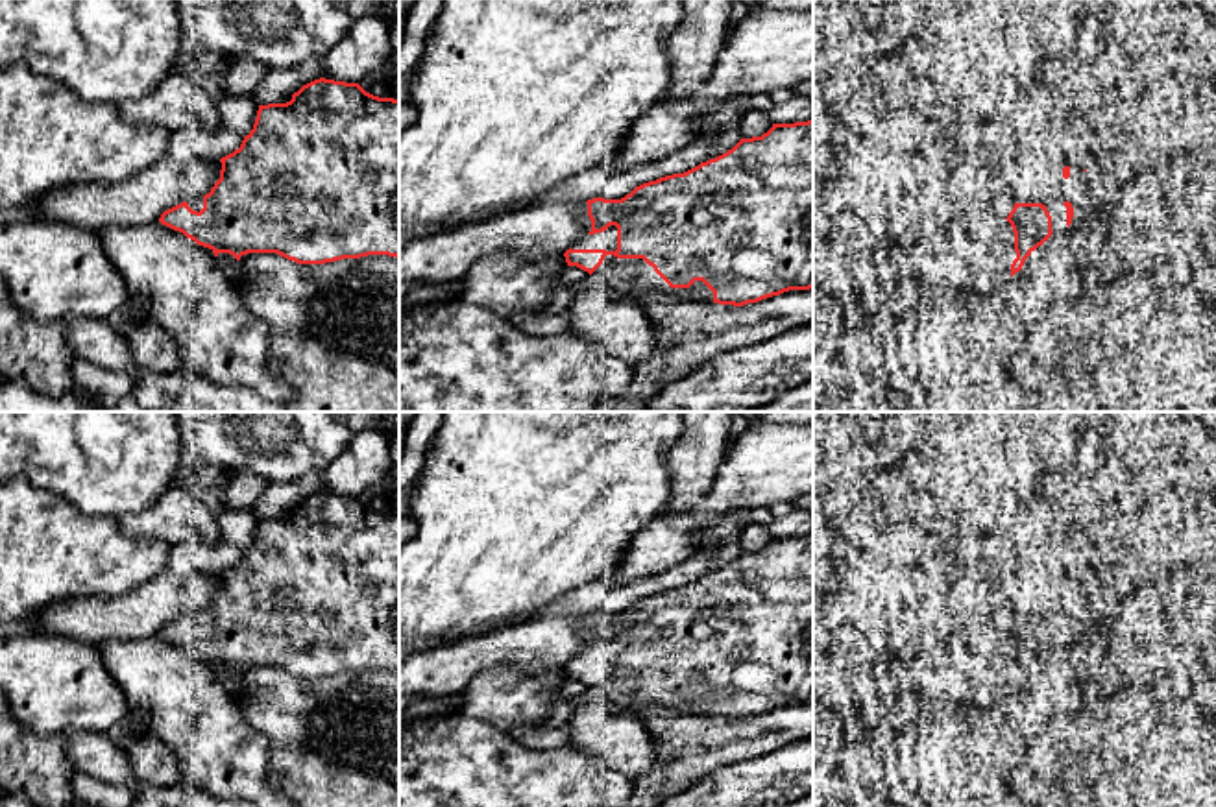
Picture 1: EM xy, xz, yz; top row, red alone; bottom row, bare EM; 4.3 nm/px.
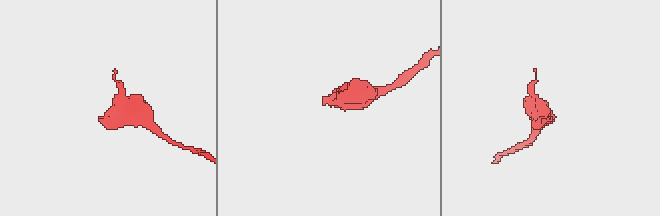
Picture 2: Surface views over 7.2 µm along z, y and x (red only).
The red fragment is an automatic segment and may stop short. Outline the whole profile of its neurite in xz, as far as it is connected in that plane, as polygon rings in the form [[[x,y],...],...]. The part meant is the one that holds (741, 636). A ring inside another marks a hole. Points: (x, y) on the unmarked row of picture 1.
[[[813,534],[795,537],[772,537],[761,550],[741,552],[726,567],[700,576],[699,580],[684,585],[660,591],[656,595],[636,600],[621,613],[593,611],[588,613],[588,630],[591,644],[575,656],[565,667],[567,680],[577,680],[590,687],[590,696],[602,705],[643,718],[652,709],[673,709],[686,715],[713,715],[724,720],[743,720],[761,713],[780,709],[789,704],[813,702]]]

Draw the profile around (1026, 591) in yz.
[[[1016,556],[1005,561],[994,589],[994,604],[1015,617],[1042,617],[1050,608],[1053,587],[1055,584],[1031,560]]]

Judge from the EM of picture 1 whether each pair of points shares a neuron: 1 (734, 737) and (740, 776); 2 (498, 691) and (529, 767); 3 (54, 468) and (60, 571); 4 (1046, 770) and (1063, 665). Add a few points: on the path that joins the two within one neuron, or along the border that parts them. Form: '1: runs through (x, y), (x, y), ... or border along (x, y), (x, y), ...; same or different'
1: border along (778, 746), (764, 754), (729, 761), (699, 780); different
2: border along (474, 719), (486, 721), (514, 737); different
3: border along (19, 475), (37, 488), (65, 497), (93, 517); different
4: runs through (1043, 745), (1043, 691); same

